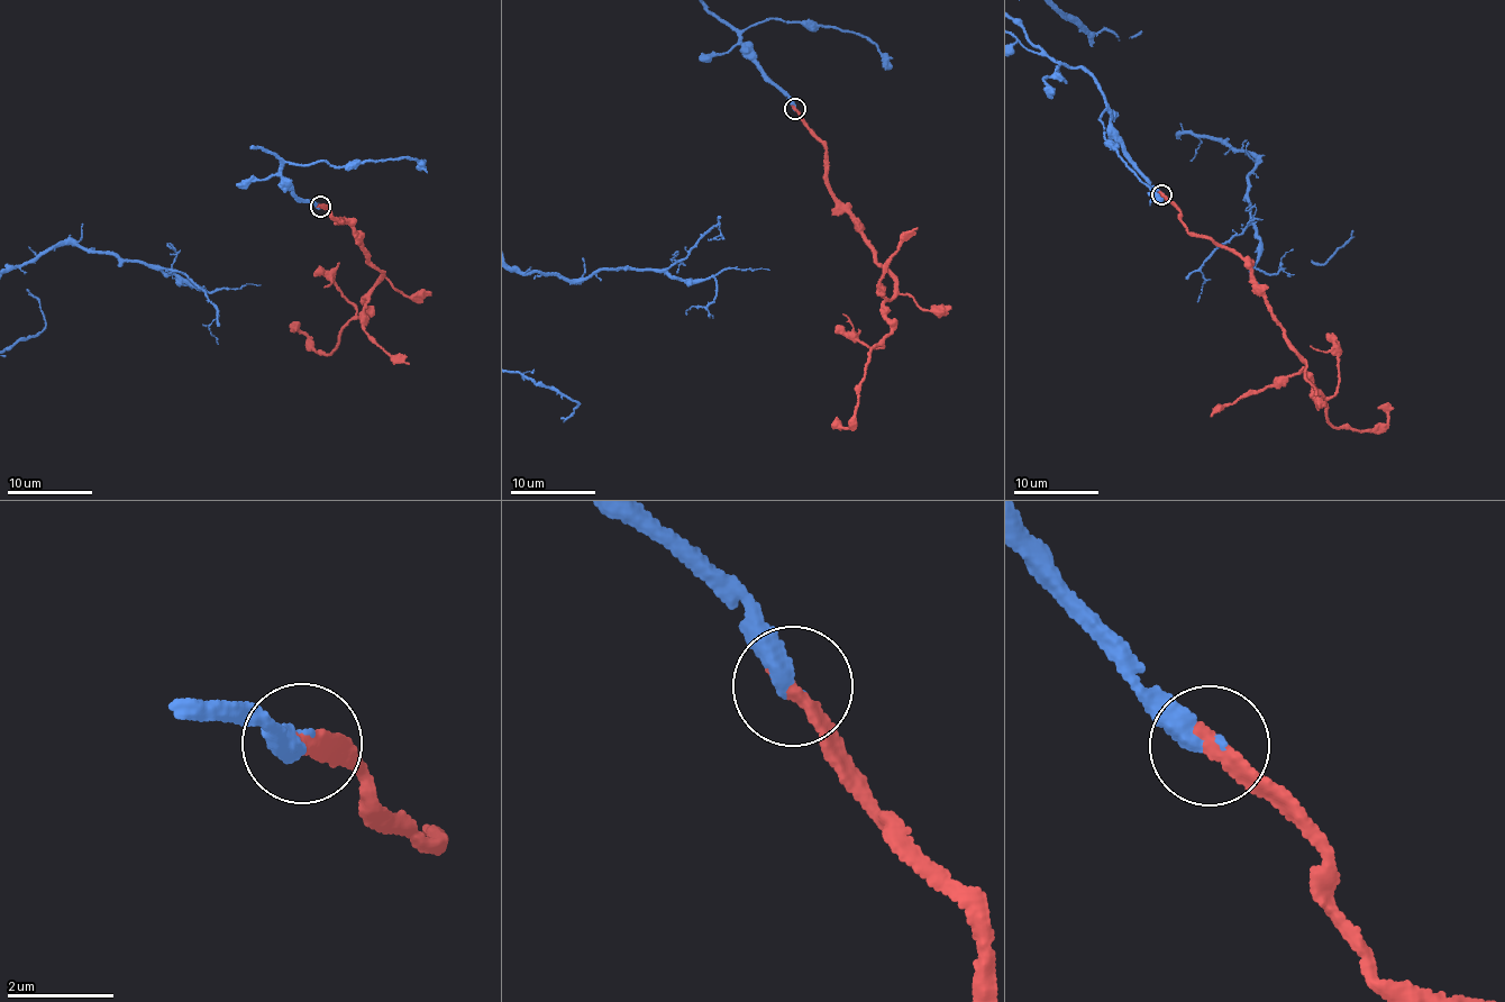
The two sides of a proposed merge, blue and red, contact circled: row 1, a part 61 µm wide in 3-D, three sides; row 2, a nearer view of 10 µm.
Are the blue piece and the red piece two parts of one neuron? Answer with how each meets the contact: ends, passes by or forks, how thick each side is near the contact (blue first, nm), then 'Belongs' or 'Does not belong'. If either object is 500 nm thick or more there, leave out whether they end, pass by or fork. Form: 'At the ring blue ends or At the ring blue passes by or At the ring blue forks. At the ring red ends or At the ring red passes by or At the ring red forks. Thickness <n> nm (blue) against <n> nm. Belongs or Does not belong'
At the ring blue ends. At the ring red ends. Thickness 440 nm (blue) against 320 nm. Belongs

